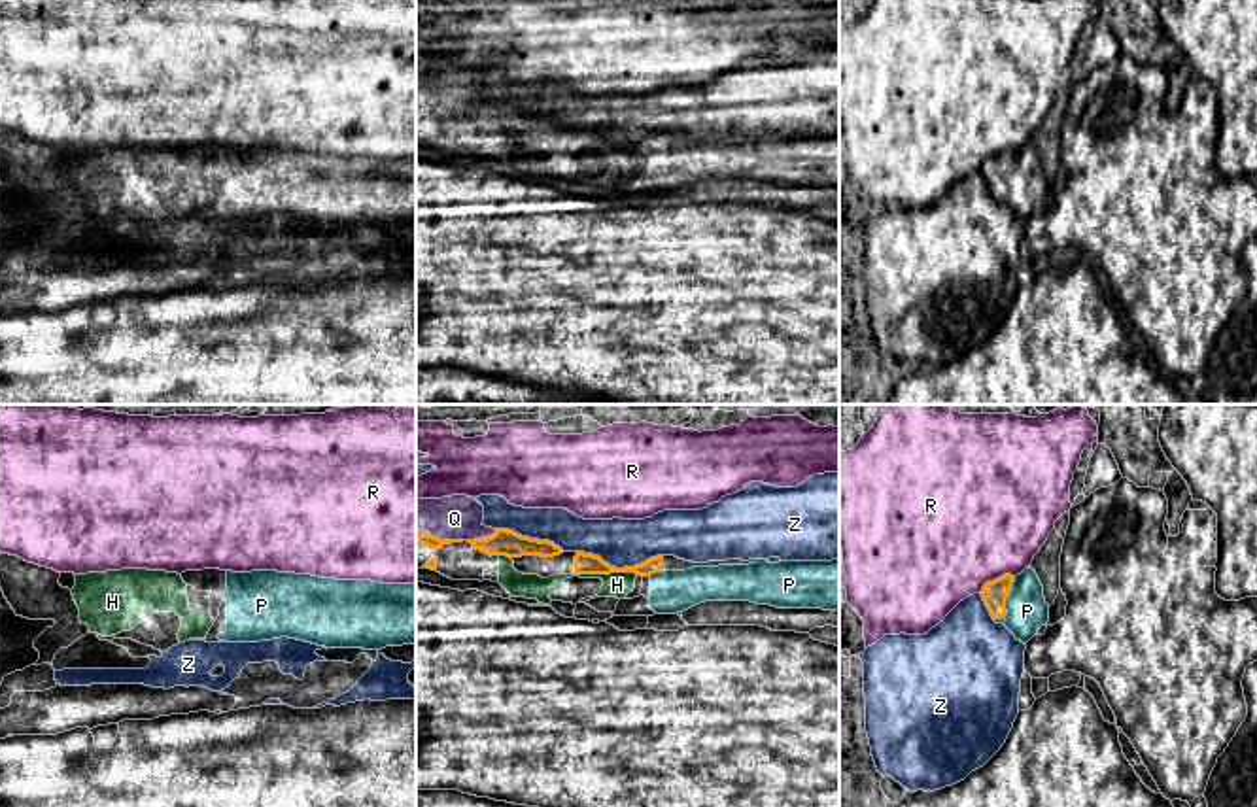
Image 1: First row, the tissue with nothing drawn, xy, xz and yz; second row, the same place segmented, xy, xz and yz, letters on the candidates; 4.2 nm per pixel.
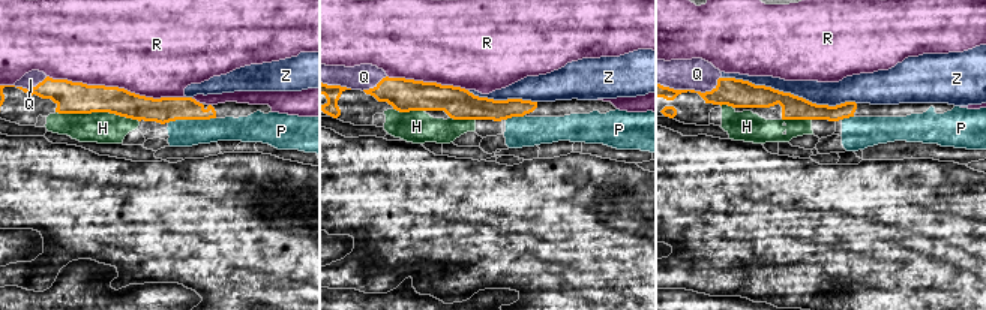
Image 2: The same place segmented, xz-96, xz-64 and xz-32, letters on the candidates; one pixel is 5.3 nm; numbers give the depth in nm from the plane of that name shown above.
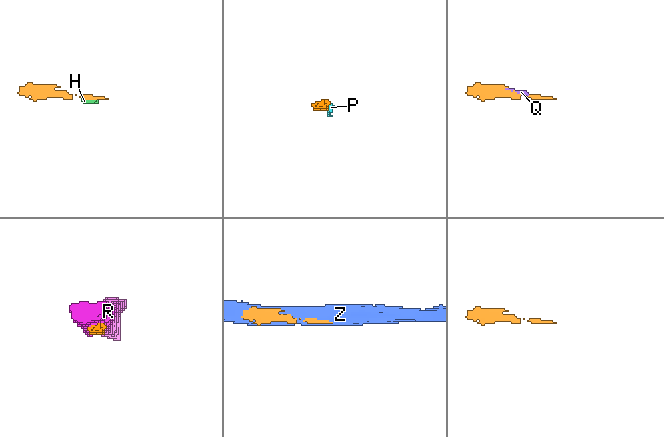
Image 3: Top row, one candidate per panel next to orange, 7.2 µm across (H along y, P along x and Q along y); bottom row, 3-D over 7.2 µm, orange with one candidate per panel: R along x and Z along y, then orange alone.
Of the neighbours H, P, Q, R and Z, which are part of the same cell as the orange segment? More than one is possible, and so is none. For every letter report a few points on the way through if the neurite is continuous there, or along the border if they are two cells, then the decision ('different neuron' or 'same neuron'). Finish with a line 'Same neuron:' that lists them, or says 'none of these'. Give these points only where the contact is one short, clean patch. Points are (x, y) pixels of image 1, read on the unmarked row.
H: same neuron
P: across yz (995, 171), (1008, 171), (1027, 188) | same neuron
Q: same neuron
R: different neuron
Z: different neuron
Same neuron: H, P, Q

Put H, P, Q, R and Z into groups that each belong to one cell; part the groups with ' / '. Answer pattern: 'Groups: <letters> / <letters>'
Groups: H P Q / R / Z

